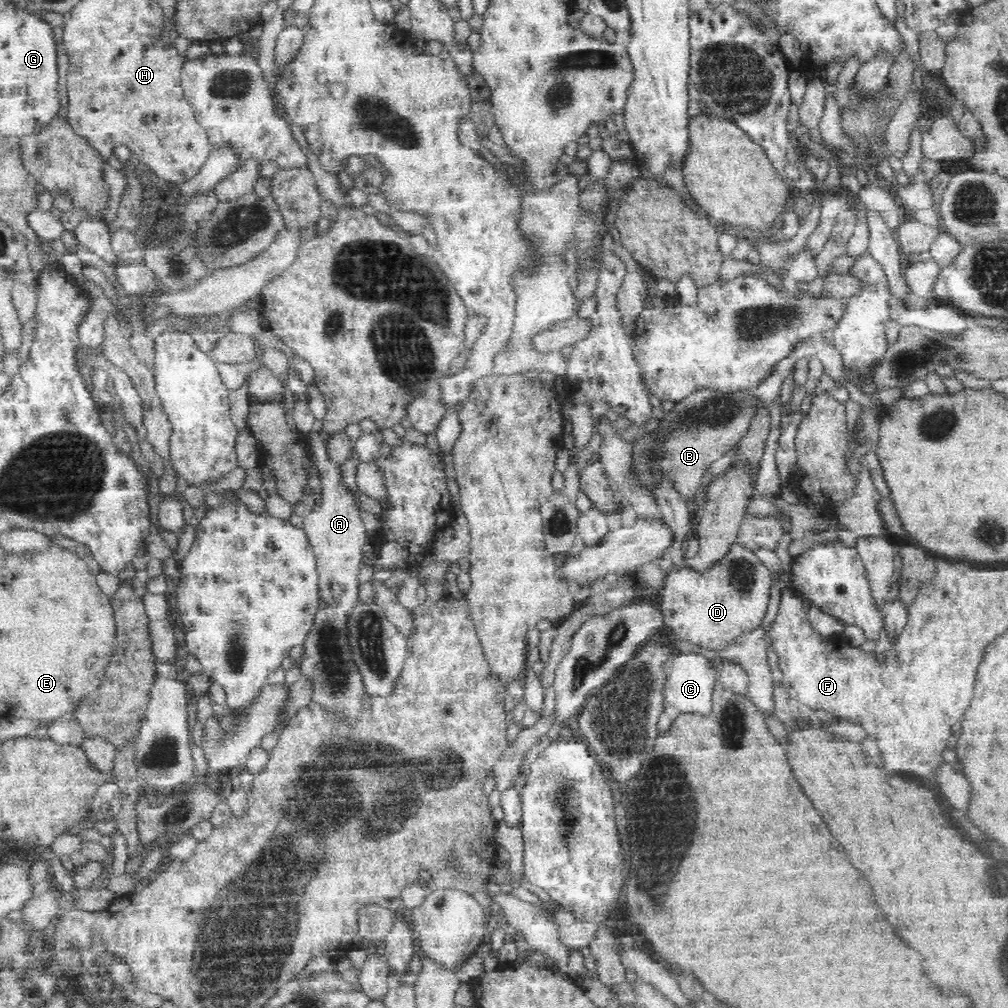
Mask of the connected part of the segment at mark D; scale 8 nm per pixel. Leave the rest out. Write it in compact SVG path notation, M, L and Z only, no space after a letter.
M734 541L729 552L703 571L690 567L668 571L660 590L664 625L704 650L724 650L736 638L760 628L772 594L772 572L747 546Z

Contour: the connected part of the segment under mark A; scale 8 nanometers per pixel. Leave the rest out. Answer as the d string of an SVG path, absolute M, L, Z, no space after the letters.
M320 432L312 435L309 448L320 473L320 500L303 517L303 523L316 554L320 604L312 632L304 644L304 660L299 660L301 676L310 677L314 683L313 701L335 708L336 712L344 712L344 715L353 719L361 710L362 680L352 660L345 628L347 614L359 602L360 582L357 576L363 563L362 548L368 534L360 515L359 498L344 483L341 464L332 461L326 453L326 442Z

